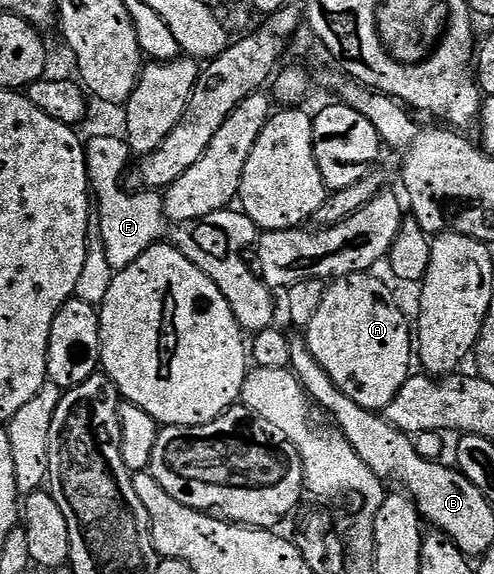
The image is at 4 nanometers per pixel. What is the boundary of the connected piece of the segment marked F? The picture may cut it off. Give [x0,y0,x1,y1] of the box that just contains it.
[85,136,168,271]

